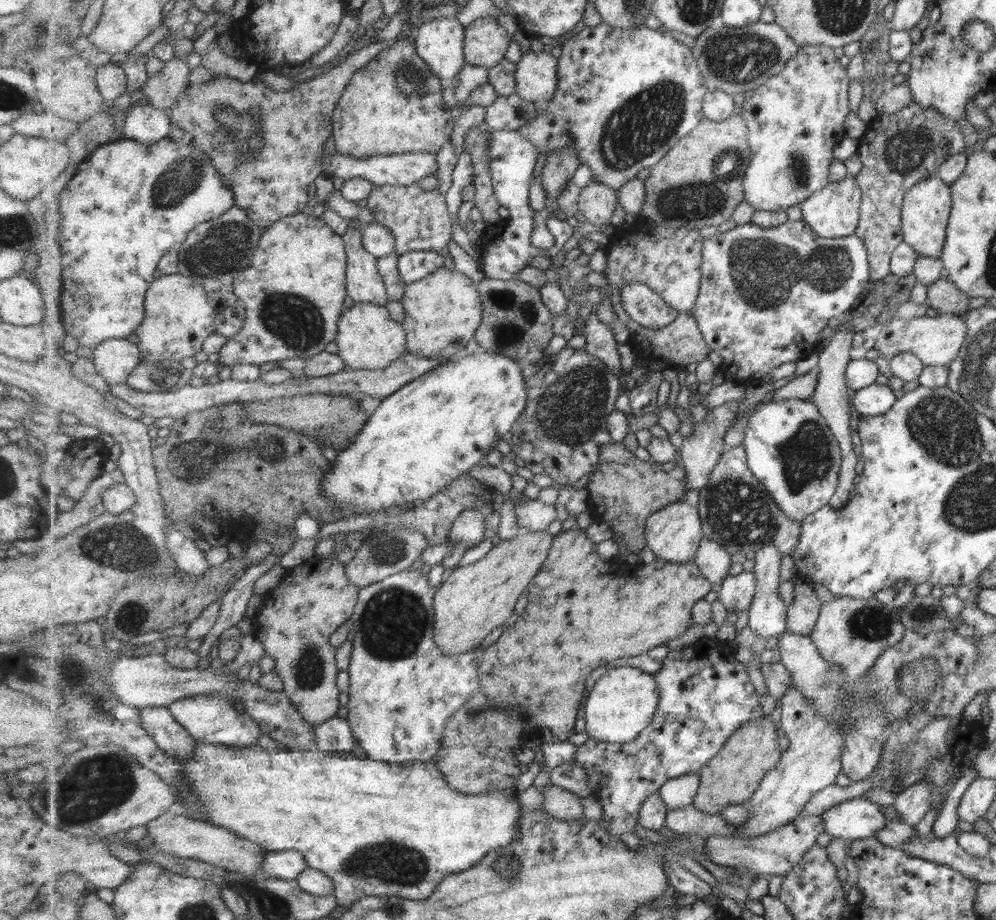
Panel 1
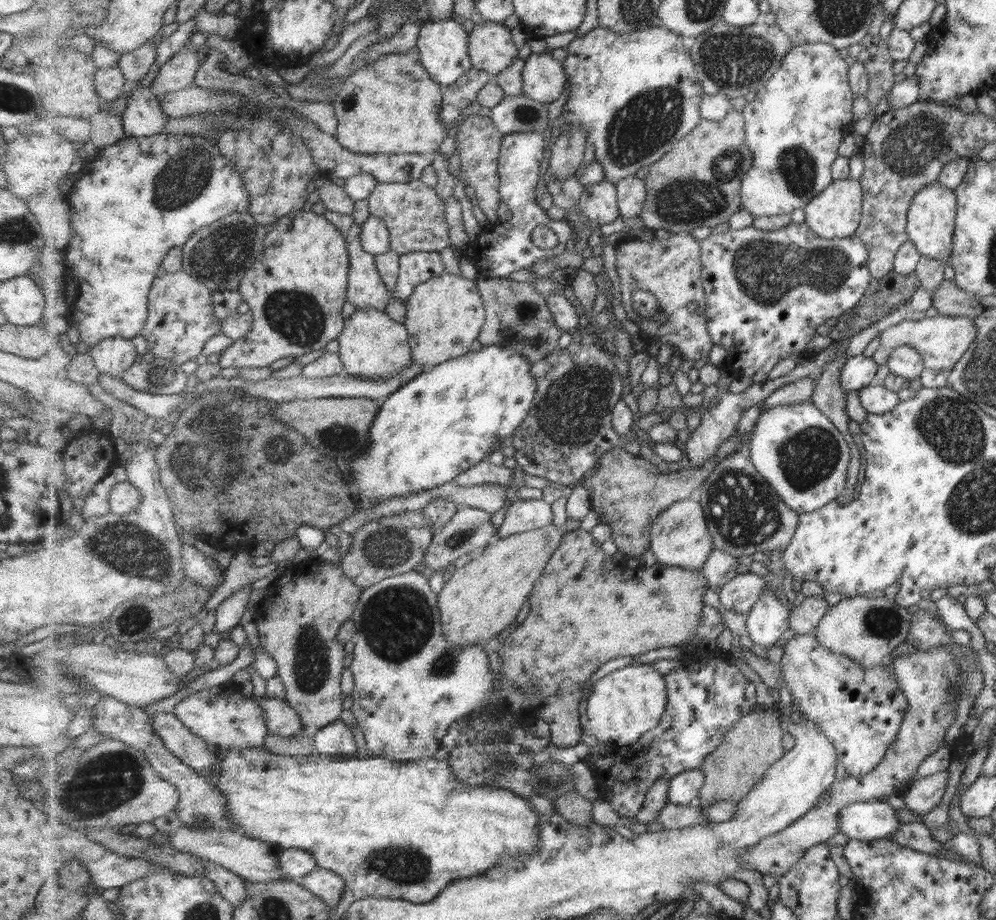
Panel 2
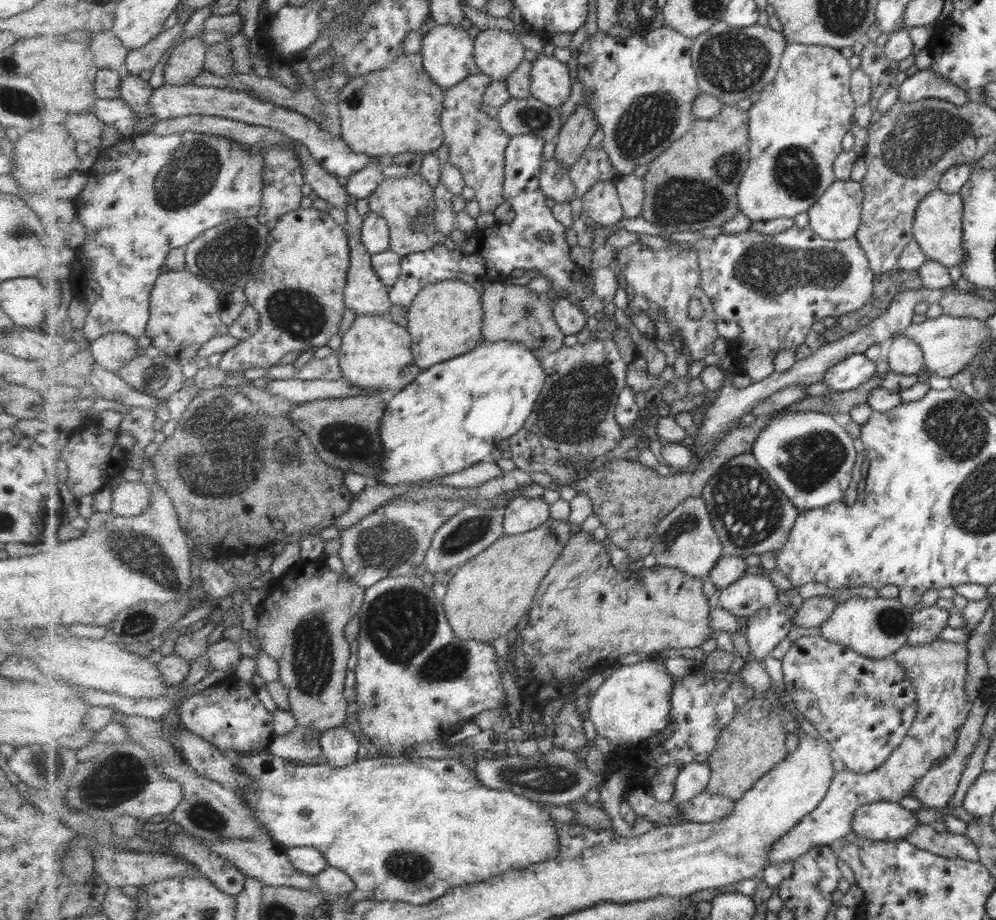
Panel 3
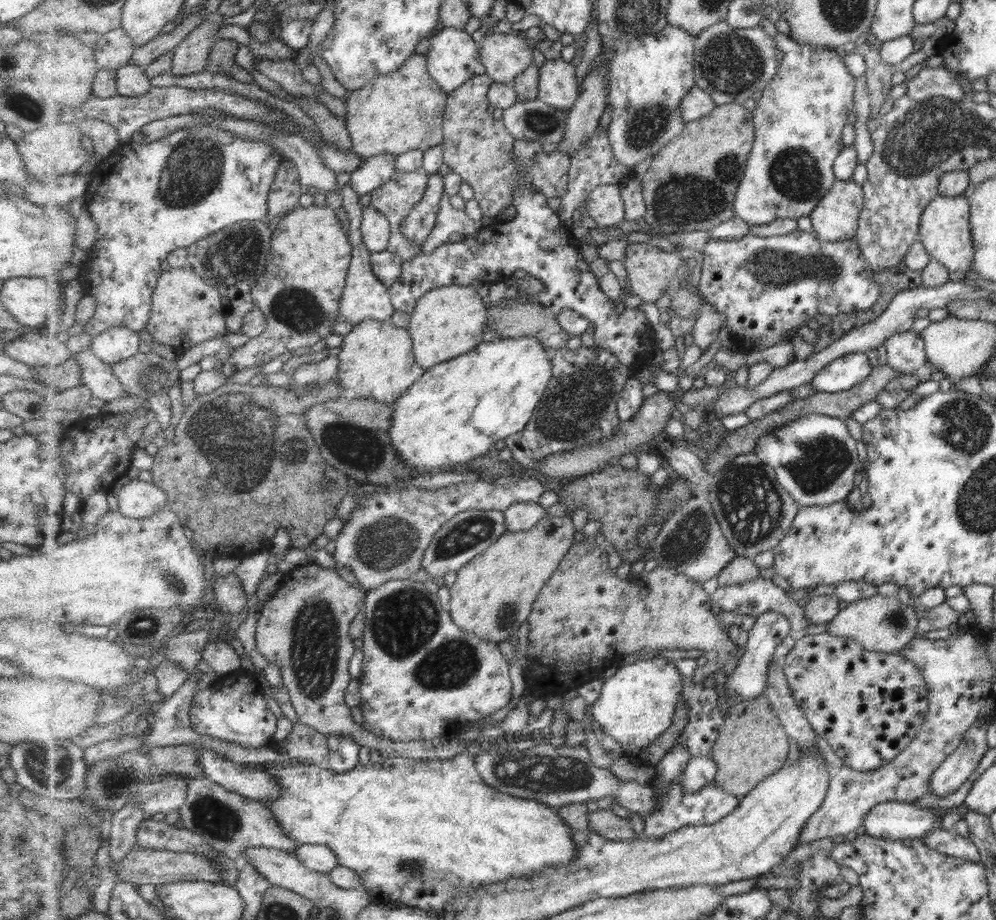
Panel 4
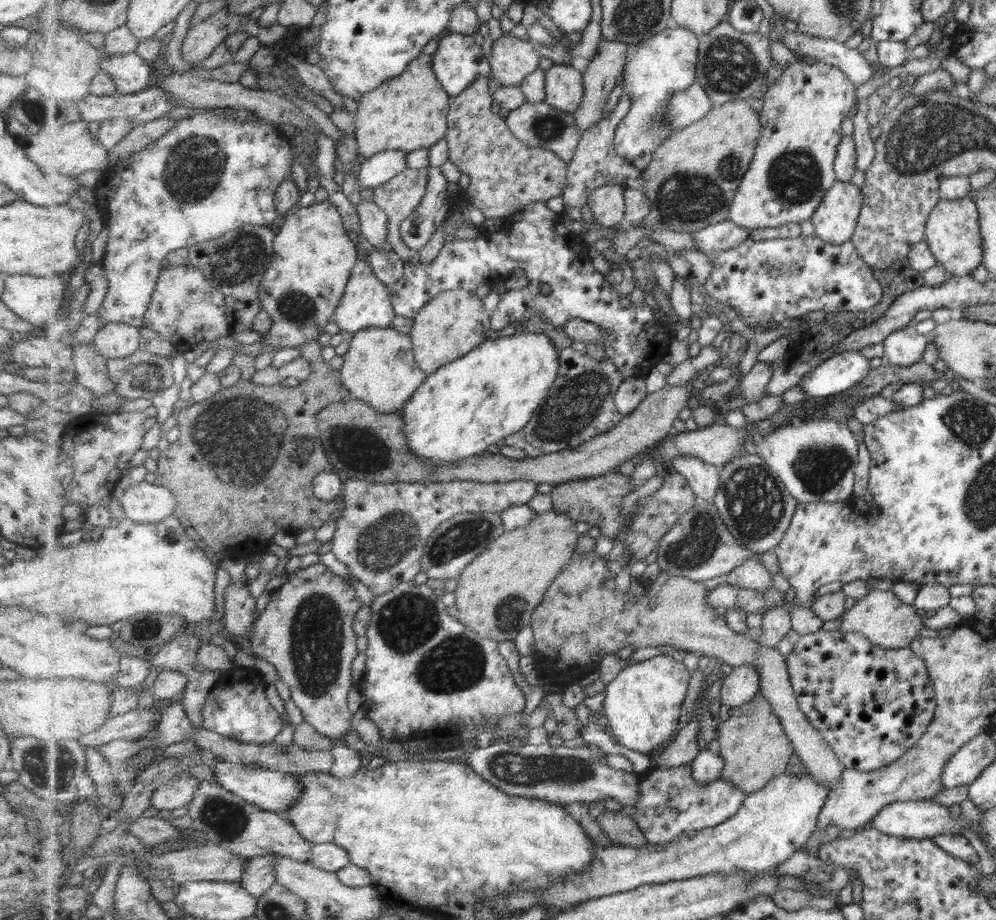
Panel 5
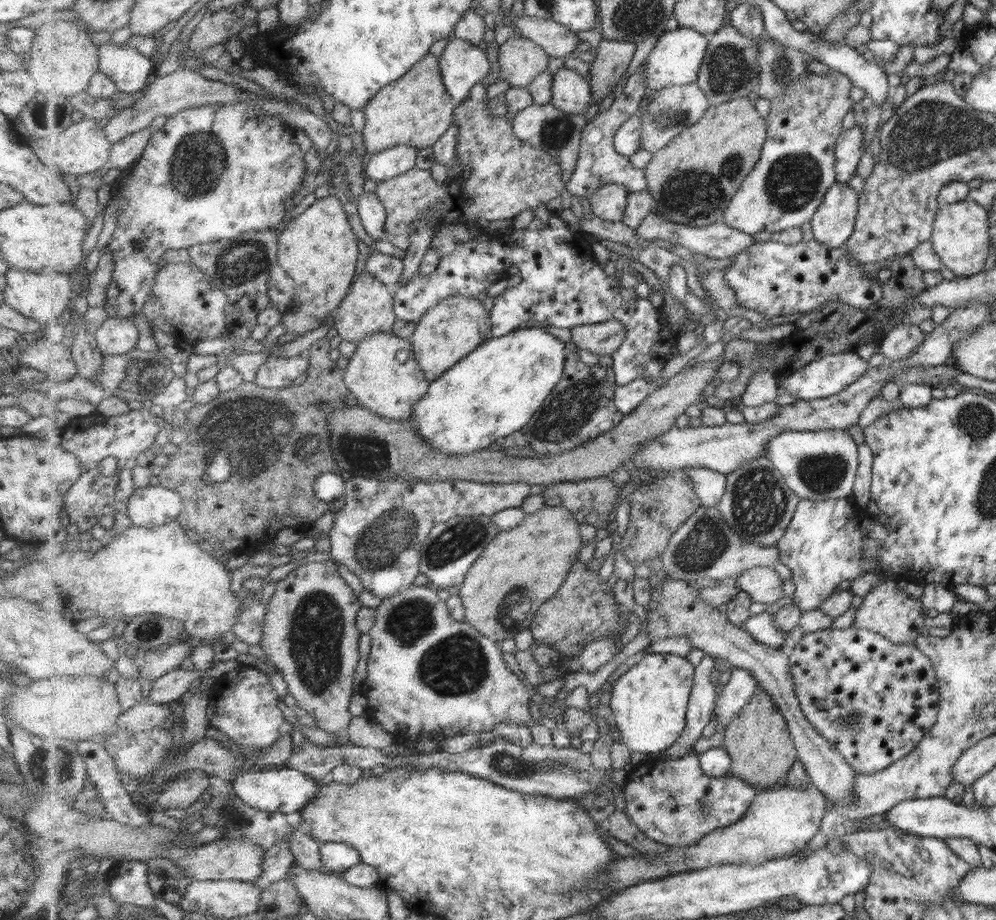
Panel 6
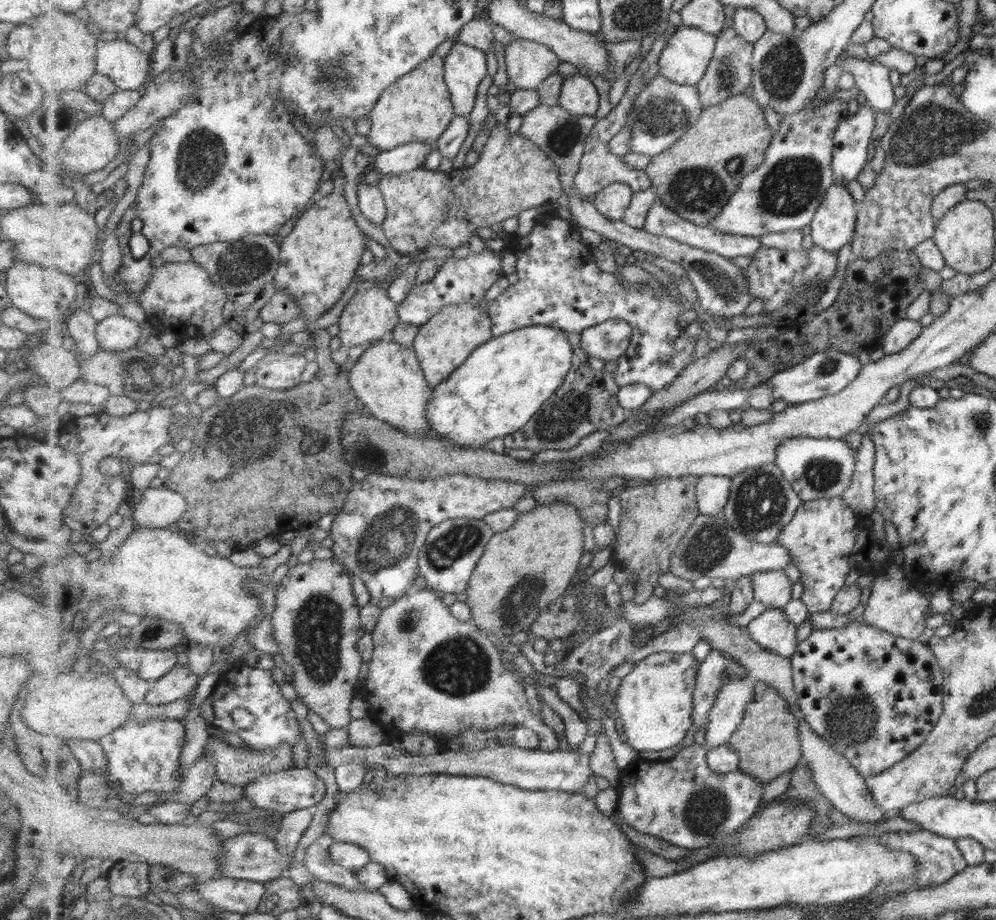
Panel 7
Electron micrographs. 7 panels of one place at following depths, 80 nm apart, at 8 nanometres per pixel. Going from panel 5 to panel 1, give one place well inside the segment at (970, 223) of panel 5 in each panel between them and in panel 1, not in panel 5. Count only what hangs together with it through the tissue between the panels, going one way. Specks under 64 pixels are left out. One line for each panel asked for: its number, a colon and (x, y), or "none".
1: (925, 207)
2: (929, 219)
3: (936, 226)
4: (943, 225)

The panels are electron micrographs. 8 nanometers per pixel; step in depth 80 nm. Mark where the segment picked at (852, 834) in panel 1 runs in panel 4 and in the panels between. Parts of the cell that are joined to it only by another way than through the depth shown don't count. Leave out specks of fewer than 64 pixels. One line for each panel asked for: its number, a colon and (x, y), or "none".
2: (872, 820)
3: (880, 820)
4: (892, 820)

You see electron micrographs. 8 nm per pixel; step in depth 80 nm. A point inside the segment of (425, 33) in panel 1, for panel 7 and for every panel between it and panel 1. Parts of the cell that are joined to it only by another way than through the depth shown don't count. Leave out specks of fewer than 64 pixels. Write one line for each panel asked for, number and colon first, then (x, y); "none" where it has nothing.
2: (444, 45)
3: (449, 54)
4: (454, 57)
5: (458, 62)
6: (463, 64)
7: (466, 67)

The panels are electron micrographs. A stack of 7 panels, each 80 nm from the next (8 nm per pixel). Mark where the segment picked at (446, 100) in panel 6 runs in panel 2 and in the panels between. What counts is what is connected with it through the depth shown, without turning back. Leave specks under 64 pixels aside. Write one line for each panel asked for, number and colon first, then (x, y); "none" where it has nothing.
2: (393, 105)
3: (398, 109)
4: (398, 112)
5: (408, 112)

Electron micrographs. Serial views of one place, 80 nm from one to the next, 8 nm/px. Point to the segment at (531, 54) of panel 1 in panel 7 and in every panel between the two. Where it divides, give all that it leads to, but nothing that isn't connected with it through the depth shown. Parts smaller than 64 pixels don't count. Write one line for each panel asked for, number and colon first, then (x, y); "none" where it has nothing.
2: (545, 78)
3: (551, 80)
4: (558, 87)
5: (565, 90)
6: (572, 93)
7: (579, 96)

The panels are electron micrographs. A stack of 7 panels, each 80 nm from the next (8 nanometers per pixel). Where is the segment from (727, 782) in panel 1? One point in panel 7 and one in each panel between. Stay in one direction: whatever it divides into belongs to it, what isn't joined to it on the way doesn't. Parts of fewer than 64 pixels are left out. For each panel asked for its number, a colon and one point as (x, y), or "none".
2: (755, 744)
3: (752, 745)
4: (753, 745)
5: (756, 748)
6: (762, 750)
7: (769, 739)

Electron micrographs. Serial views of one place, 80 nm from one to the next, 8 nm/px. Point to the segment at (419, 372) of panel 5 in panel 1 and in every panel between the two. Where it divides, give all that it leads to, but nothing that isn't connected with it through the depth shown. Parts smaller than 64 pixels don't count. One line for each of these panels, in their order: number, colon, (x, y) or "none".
1: (369, 338)
2: (373, 346)
3: (376, 354)
4: (377, 358)

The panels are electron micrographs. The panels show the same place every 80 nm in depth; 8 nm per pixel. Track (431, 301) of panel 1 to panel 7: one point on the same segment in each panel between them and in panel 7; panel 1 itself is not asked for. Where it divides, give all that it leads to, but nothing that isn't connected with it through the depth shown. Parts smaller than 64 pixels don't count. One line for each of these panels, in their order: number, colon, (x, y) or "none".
2: (445, 315)
3: (446, 320)
4: (451, 320)
5: (454, 323)
6: (450, 331)
7: (443, 345)

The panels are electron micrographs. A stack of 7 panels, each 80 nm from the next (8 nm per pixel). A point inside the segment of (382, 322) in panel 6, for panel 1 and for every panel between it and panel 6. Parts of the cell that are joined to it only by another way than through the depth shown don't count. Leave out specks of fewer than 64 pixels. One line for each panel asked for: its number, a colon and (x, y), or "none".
1: (365, 284)
2: (366, 289)
3: (365, 294)
4: (366, 297)
5: (367, 302)

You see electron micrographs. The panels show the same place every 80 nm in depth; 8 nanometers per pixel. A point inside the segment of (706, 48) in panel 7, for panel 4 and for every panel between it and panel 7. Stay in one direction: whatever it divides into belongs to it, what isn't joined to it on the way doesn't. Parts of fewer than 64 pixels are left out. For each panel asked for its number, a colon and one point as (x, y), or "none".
4: (650, 76)
5: (658, 68)
6: (678, 55)

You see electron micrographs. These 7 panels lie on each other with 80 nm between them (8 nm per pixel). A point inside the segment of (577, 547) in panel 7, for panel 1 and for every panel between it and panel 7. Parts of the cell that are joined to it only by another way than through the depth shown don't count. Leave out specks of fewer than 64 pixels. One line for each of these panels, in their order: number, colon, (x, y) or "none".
1: (476, 598)
2: (484, 596)
3: (490, 594)
4: (492, 596)
5: (498, 592)
6: (522, 568)

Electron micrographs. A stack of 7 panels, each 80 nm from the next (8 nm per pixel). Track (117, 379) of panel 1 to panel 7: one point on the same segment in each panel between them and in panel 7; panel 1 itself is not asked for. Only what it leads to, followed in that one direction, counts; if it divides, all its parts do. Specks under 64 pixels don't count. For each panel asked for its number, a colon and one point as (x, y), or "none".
2: (114, 355)
3: (114, 350)
4: (118, 343)
5: (114, 340)
6: (115, 336)
7: (116, 333)

